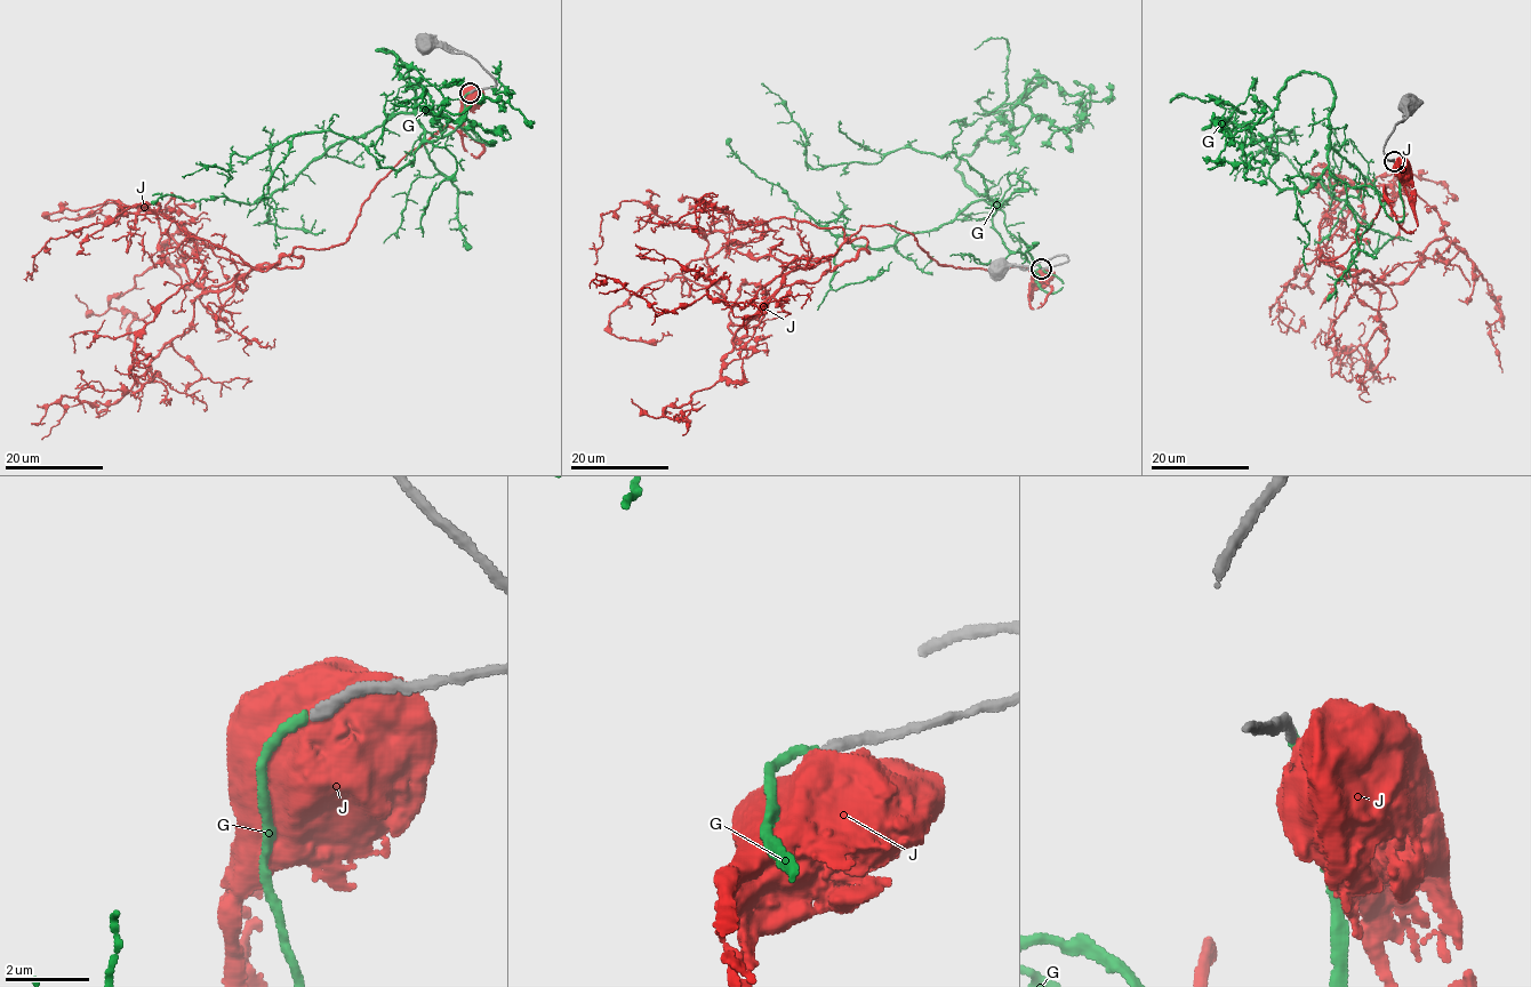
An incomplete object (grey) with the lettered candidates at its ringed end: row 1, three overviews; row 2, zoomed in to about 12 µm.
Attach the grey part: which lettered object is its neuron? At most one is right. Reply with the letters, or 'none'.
G

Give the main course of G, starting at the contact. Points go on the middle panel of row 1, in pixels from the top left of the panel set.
G: (1041, 269), (1039, 287), (1060, 288), (955, 166), (1009, 134), (1034, 75), (1089, 103), (1079, 130), (1073, 115)

